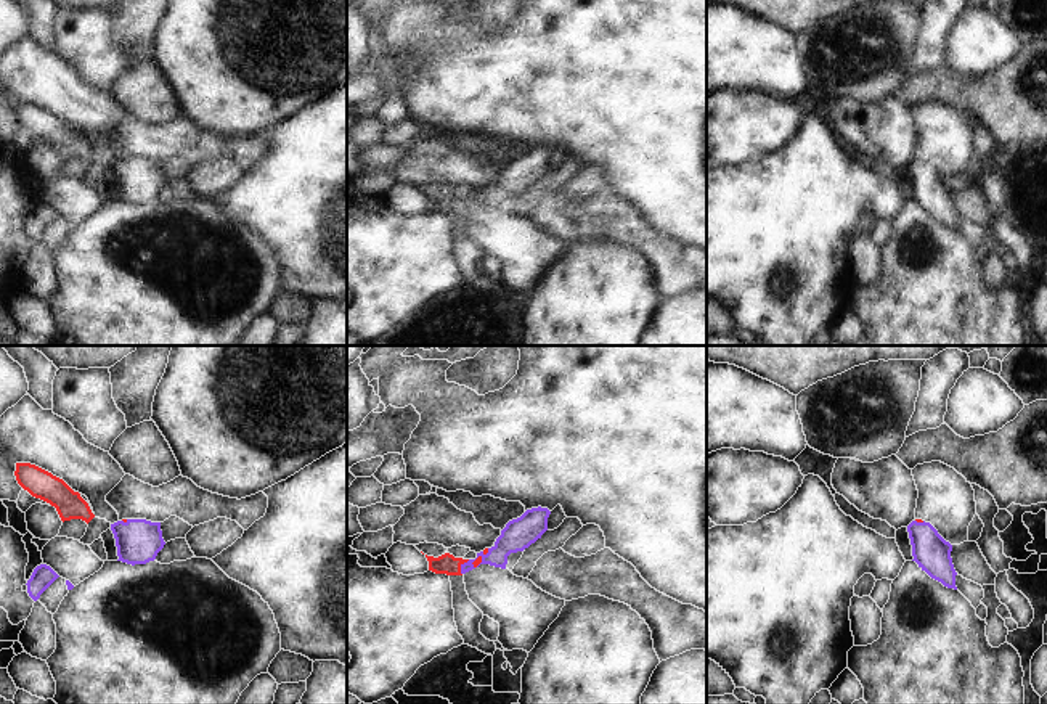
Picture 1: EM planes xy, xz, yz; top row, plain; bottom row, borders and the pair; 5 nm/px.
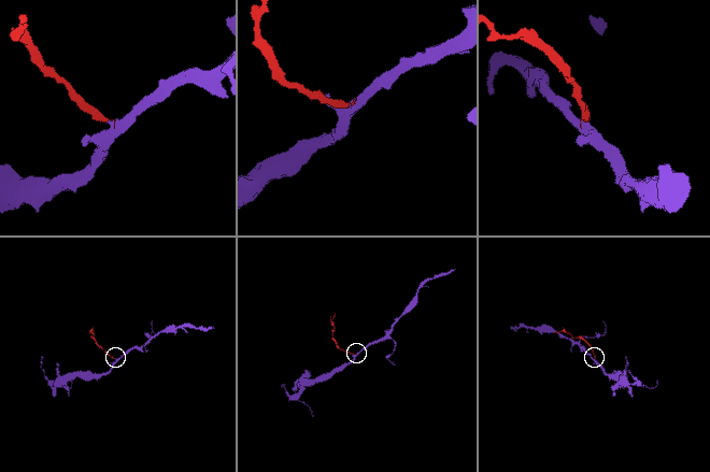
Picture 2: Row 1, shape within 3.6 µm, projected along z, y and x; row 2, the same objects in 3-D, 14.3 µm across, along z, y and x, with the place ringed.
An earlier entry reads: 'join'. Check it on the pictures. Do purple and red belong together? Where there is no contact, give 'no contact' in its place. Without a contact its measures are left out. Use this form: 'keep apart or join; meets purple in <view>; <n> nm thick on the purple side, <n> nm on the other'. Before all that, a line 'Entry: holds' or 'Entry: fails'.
Entry: holds
join; meets purple in xz; 100 nm thick on the purple side, 100 nm on the other

